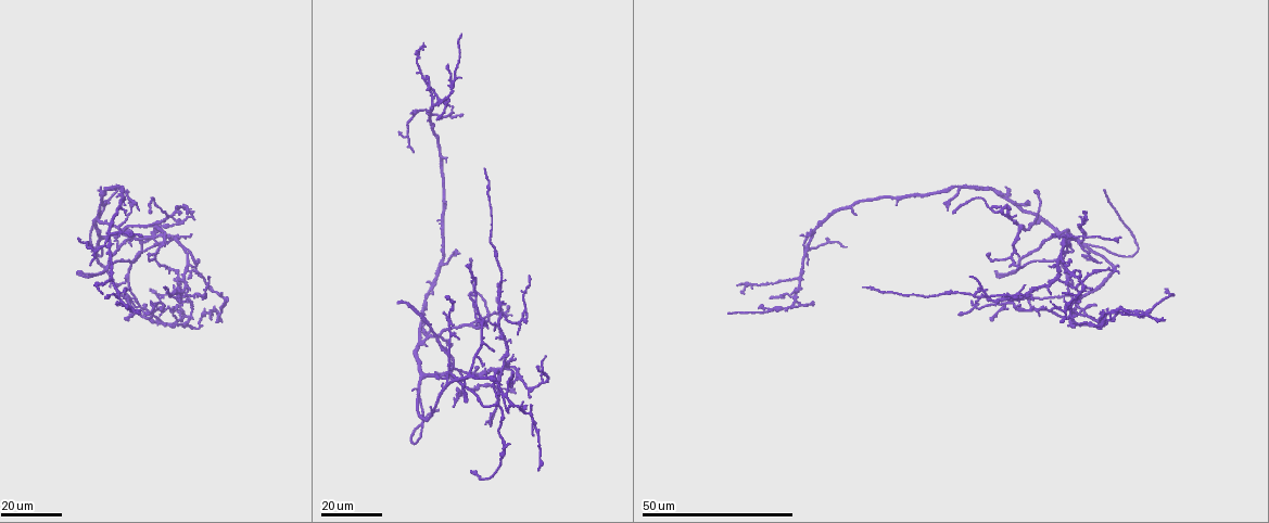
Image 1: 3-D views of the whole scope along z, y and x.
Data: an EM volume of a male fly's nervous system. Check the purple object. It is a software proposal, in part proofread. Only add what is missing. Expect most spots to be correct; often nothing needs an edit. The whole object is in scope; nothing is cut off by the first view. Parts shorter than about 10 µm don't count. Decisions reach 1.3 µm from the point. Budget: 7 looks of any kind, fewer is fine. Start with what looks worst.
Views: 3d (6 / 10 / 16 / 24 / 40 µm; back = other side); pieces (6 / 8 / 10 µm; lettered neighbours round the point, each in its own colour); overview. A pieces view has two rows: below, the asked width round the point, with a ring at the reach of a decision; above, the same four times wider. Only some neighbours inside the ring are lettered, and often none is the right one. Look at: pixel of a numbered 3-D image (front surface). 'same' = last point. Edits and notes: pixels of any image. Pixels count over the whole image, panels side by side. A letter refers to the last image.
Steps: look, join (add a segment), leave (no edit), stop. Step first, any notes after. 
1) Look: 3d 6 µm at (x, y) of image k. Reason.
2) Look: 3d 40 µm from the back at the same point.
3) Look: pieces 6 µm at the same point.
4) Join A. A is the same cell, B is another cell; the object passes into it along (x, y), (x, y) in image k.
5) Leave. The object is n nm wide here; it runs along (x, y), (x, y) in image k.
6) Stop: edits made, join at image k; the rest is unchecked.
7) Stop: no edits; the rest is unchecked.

Look: 3d 24 µm at (470, 258) of image 1. Long arm stops here.

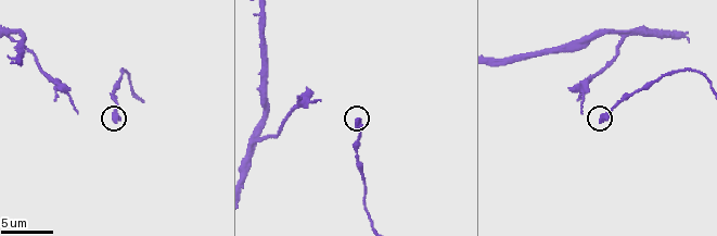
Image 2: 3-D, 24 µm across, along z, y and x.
Look: pieces 8 µm at (117, 121) of image 2. See the neighbours.

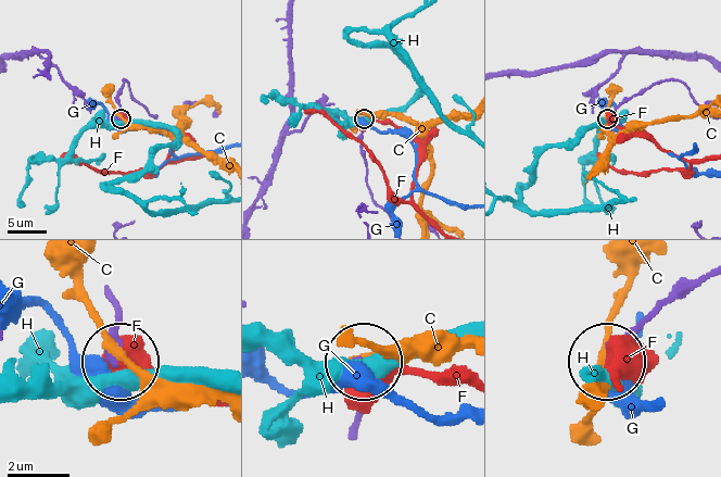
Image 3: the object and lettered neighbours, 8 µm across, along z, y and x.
Leave. C, F, G and H are other cells; it runs along (114, 306), (119, 359) in image 3; no lettered segment goes on from it.

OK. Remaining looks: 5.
Look: 3d 24 µm at (104, 296) of image 1. Free end.

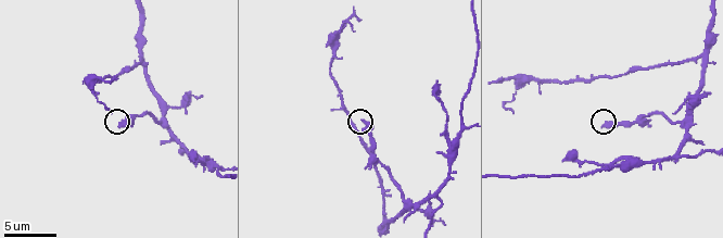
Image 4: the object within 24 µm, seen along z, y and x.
Look: pieces 8 µm at (603, 127) of image 4. See the neighbours.

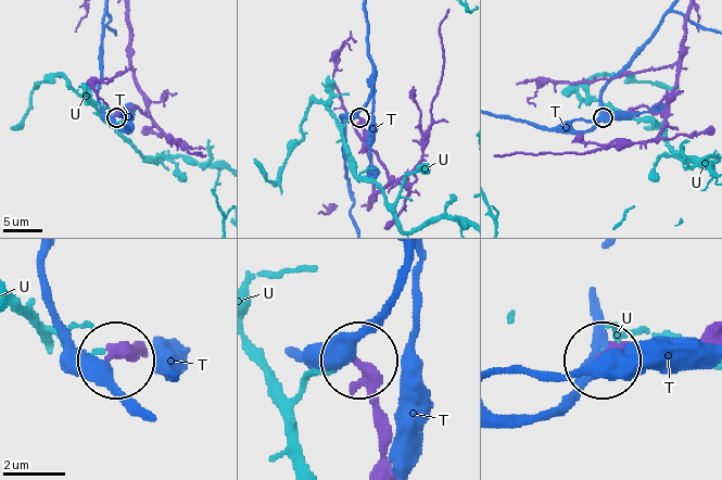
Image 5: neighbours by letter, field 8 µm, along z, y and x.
Leave. The object is 250 nm wide here; T and U are other cells; it runs along (130, 55), (147, 108), (142, 113), (134, 105), (116, 115) in image 5; no lettered segment goes on from it.

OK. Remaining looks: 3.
Look: 3d 24 µm at (466, 403) of image 1. Free end.

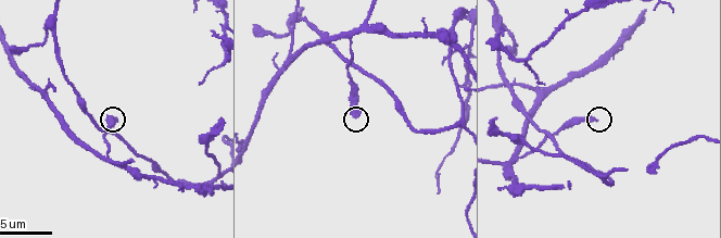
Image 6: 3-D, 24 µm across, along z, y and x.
Look: pieces 8 µm at (356, 115) of image 6.

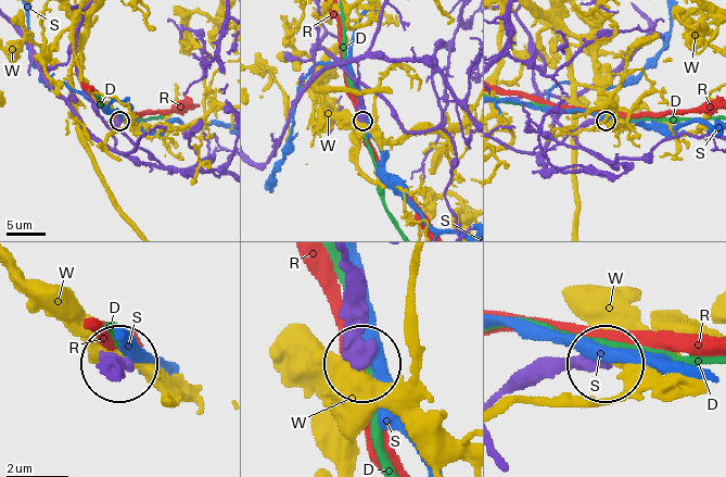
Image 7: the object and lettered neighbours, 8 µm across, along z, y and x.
Leave. D, R, S and W are other cells; no lettered segment goes on from it.

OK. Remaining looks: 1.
Stop: no edits; the rest is unchecked.

